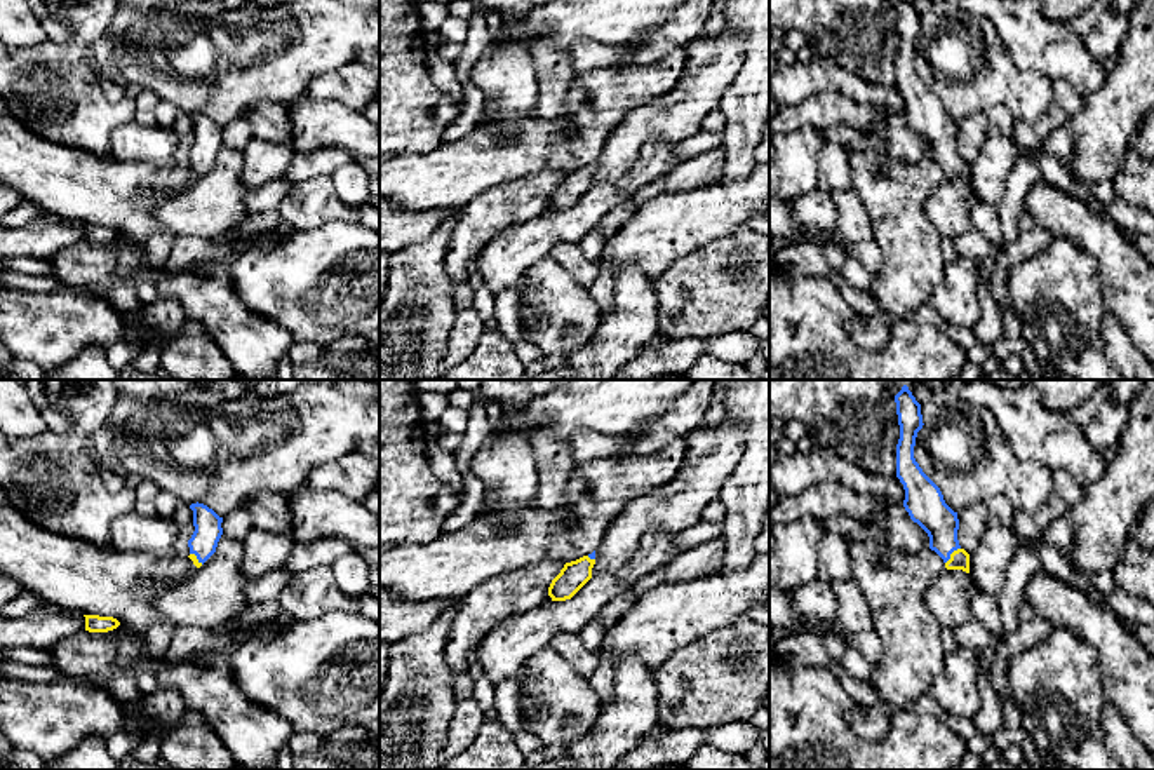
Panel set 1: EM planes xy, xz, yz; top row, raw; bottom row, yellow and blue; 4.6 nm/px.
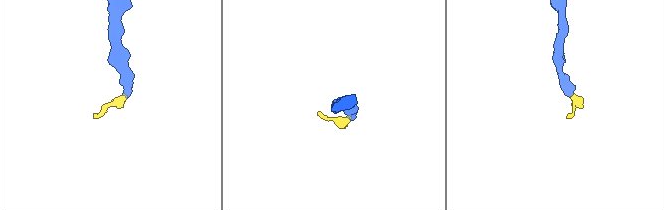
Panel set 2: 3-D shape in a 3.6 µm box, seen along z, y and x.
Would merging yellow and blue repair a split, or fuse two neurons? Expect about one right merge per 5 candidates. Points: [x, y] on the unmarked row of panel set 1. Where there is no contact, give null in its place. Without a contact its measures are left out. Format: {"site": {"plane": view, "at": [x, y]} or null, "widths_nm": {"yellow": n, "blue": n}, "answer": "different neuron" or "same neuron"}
{"site": {"plane": "yz", "at": [951, 164]}, "widths_nm": {"yellow": 100, "blue": 170}, "answer": "same neuron"}

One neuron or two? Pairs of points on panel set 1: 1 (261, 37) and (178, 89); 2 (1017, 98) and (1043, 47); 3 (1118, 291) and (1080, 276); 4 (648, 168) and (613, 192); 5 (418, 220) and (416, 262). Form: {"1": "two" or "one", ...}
{"1": "one", "2": "two", "3": "two", "4": "one", "5": "two"}

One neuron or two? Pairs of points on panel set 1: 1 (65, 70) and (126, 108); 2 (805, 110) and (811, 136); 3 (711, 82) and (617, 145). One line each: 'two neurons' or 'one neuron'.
1: one neuron
2: two neurons
3: one neuron

